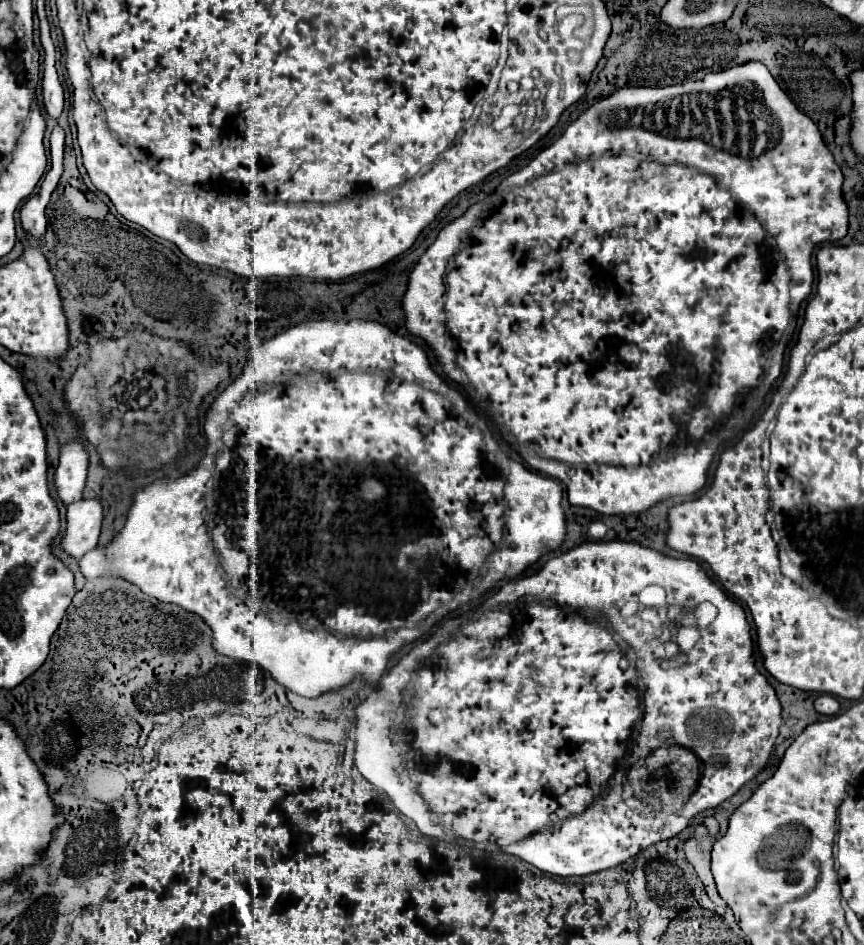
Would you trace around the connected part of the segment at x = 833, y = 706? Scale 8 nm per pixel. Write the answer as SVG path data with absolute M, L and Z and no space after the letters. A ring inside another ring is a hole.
M828 694L818 696L816 702L814 702L814 706L816 706L816 710L818 710L820 714L824 714L824 716L834 716L834 714L840 710L838 700L836 700L834 696L828 696Z

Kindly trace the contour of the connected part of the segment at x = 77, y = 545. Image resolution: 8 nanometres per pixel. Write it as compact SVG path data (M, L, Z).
M96 498L78 500L68 506L68 528L62 540L64 550L80 560L88 550L98 544L100 528L102 528L102 504Z

